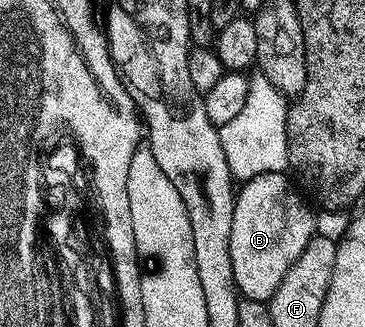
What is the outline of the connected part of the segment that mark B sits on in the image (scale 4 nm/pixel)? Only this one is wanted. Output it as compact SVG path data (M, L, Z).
M286 172L256 174L256 178L245 181L237 189L234 197L230 239L232 274L238 292L247 300L268 302L276 294L276 286L284 282L284 274L288 274L292 262L304 254L304 246L316 234L316 212L314 216L303 193L292 180L290 185L289 179Z

